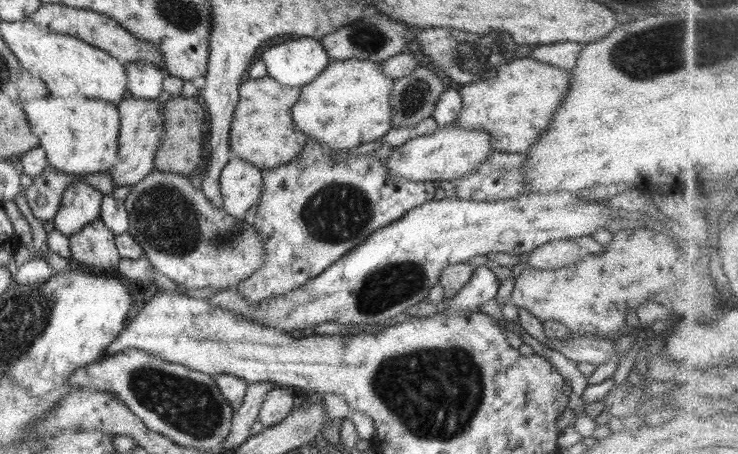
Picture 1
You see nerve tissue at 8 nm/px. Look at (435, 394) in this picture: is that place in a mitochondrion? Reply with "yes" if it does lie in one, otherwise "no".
yes

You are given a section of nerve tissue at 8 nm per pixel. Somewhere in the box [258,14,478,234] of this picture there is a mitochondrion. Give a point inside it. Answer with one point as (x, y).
(365, 36)

